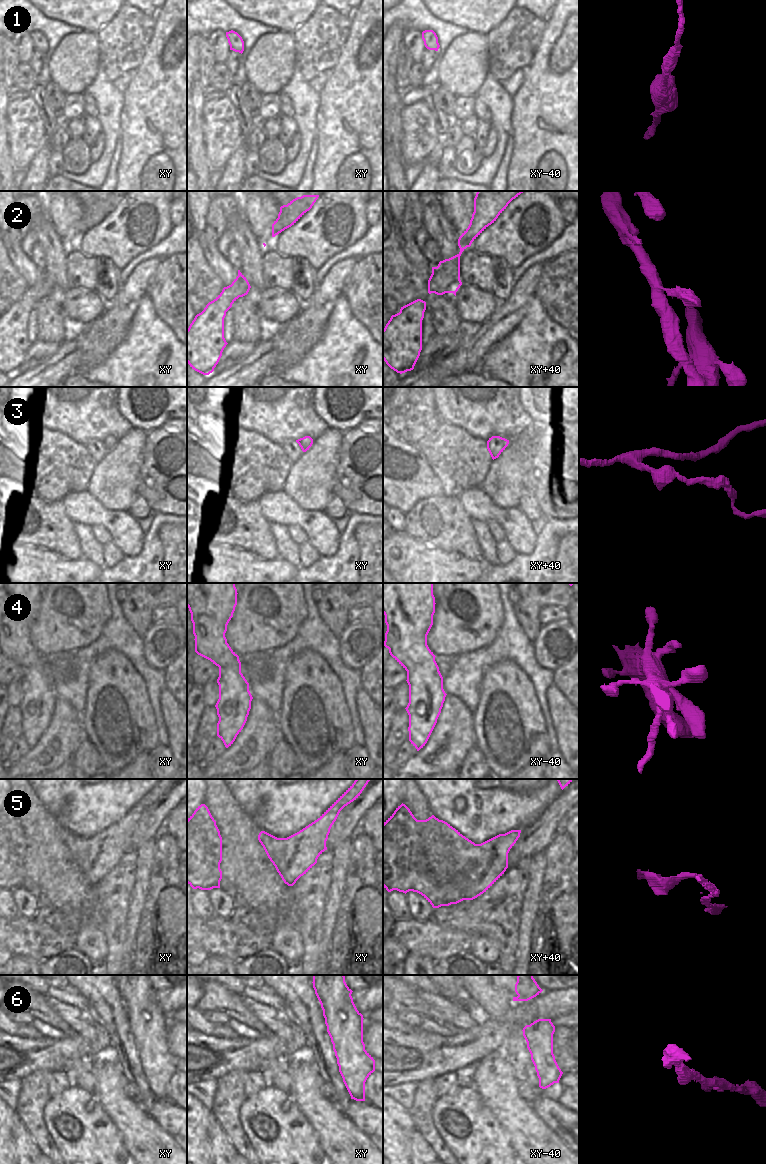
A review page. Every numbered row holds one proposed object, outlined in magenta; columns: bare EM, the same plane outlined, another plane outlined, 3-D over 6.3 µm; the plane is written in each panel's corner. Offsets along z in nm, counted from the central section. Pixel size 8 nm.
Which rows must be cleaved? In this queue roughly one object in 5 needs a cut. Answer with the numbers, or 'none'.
3, 5

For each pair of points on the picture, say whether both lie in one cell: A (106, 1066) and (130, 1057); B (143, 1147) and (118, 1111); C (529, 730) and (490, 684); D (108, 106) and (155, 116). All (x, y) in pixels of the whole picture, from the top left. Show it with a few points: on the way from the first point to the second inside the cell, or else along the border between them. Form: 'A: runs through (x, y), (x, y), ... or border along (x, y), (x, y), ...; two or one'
A: border along (110, 1050), (112, 1060), (128, 1081); two
B: runs through (143, 1138), (127, 1120); one
C: runs through (519, 716), (516, 703), (504, 689); one
D: border along (124, 92), (119, 132); two

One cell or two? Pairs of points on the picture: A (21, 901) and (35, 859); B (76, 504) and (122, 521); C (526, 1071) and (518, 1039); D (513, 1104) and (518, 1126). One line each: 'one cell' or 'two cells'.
A: two cells
B: one cell
C: one cell
D: one cell

